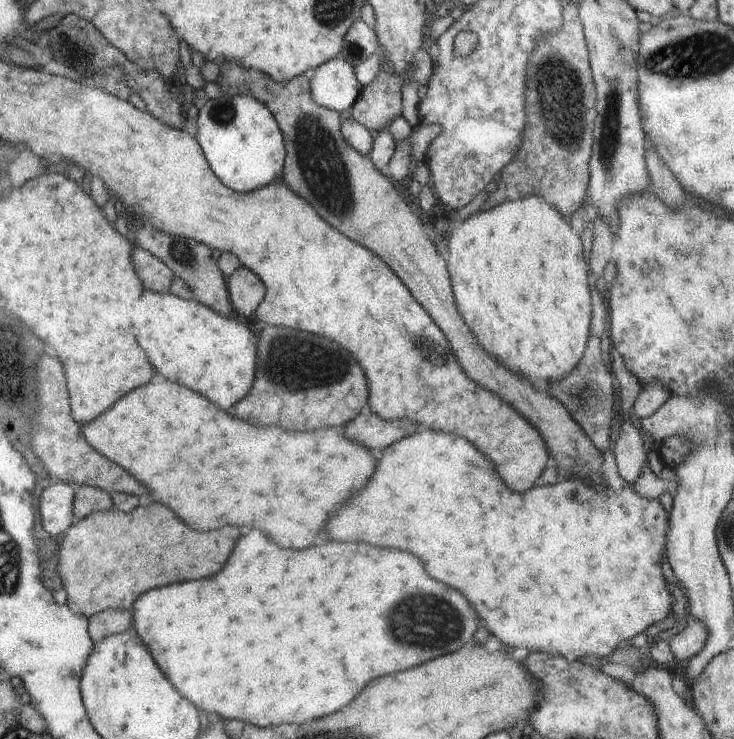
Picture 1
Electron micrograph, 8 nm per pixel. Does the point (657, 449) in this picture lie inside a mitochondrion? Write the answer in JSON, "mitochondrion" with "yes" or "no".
{"mitochondrion":"no"}

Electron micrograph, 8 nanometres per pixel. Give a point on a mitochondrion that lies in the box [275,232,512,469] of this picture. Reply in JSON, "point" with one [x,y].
{"point":[332,365]}

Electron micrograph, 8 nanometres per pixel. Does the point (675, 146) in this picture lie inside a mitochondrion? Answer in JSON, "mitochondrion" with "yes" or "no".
{"mitochondrion":"no"}

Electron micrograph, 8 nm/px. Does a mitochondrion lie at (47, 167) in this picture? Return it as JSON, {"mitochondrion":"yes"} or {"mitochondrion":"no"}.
{"mitochondrion":"no"}

